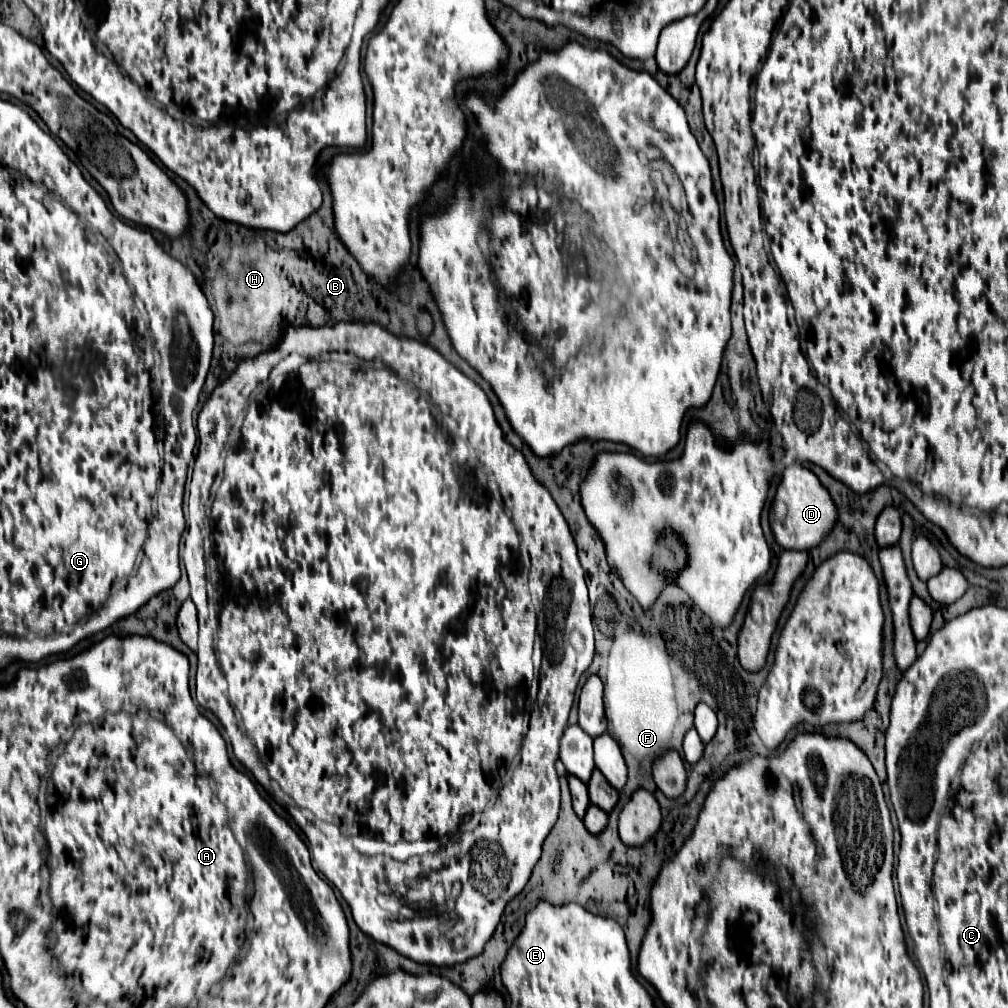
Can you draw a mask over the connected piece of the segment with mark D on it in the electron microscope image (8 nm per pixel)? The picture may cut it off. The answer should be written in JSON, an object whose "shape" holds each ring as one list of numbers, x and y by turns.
{"shape":[[792,464,784,470,784,476,776,490,776,498,788,506,788,512,782,520,776,520,776,518,770,520,776,542,784,550,812,550,812,548,816,548,820,542,826,540,826,536,832,532,832,528,838,522,838,506,832,500,830,492,822,486,822,482,818,480,818,476,812,470,808,470,800,464]]}

